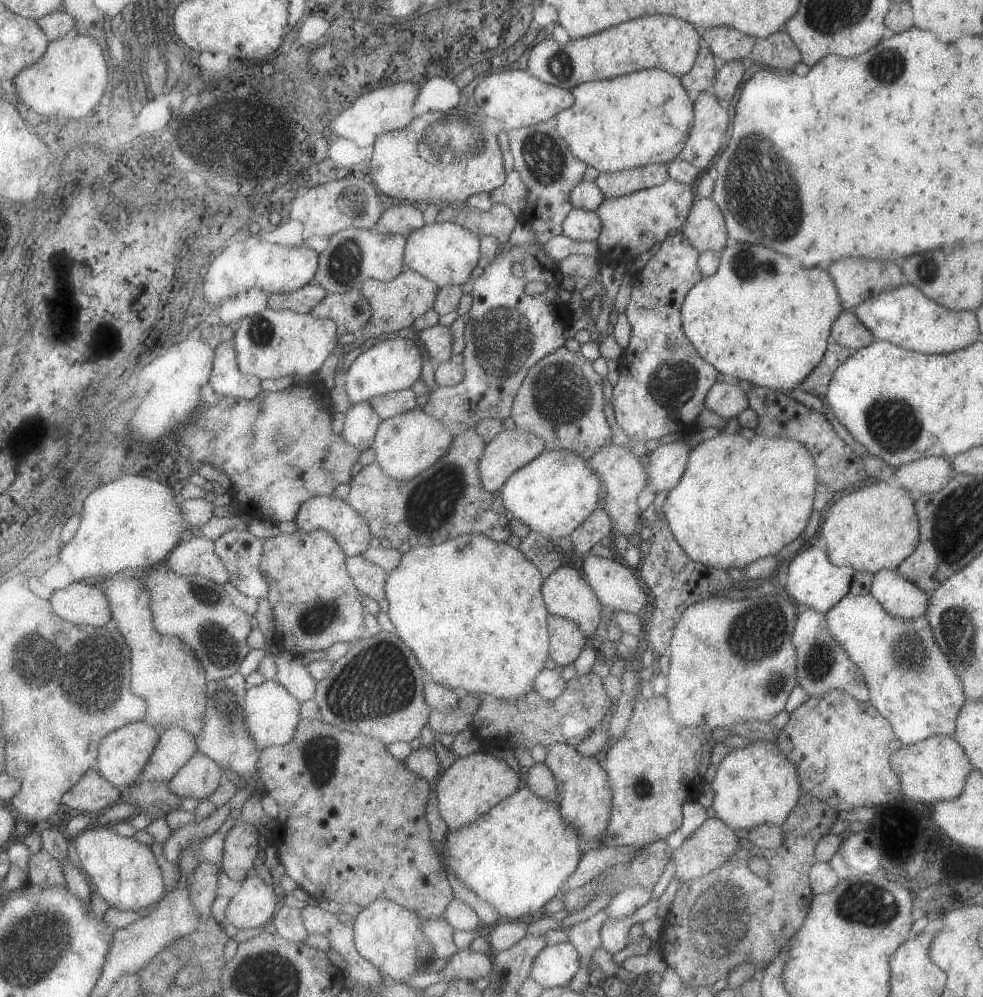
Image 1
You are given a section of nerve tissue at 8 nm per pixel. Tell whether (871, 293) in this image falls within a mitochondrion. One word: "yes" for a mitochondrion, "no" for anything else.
no

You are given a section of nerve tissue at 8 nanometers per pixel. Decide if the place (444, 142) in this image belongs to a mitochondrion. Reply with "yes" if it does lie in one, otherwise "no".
yes

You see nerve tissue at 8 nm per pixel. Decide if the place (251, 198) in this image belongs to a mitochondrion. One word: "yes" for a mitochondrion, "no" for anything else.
no

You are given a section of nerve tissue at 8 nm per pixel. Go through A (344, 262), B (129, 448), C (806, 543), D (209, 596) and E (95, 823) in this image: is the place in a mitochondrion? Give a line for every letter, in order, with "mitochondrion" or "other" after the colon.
A: mitochondrion
B: other
C: other
D: mitochondrion
E: other

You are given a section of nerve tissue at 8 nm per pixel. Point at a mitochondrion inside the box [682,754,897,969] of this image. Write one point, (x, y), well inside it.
(721, 916)

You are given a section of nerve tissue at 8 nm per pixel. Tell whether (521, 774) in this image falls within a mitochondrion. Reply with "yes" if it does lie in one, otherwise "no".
no

